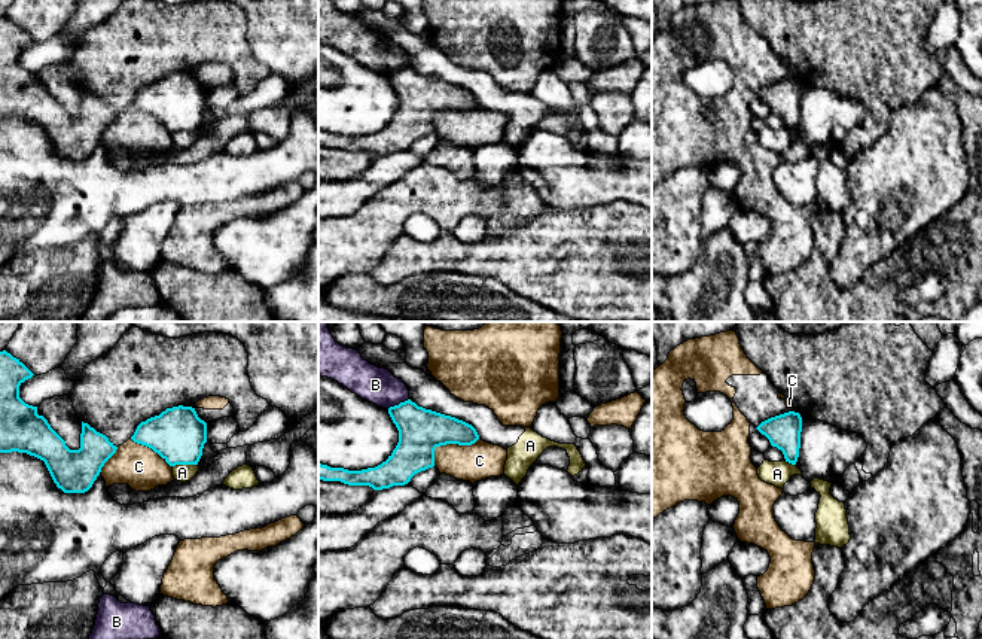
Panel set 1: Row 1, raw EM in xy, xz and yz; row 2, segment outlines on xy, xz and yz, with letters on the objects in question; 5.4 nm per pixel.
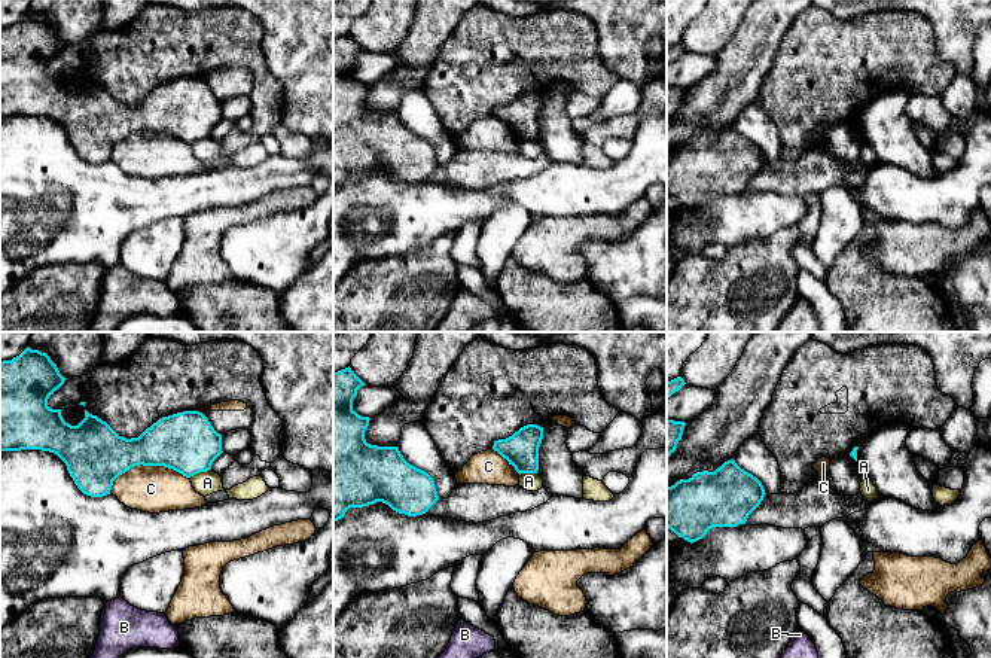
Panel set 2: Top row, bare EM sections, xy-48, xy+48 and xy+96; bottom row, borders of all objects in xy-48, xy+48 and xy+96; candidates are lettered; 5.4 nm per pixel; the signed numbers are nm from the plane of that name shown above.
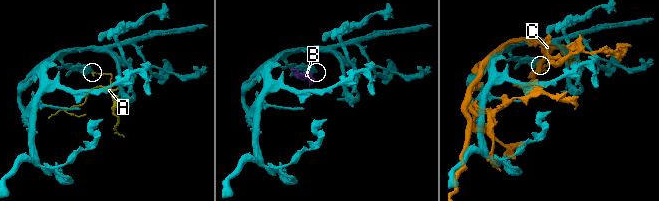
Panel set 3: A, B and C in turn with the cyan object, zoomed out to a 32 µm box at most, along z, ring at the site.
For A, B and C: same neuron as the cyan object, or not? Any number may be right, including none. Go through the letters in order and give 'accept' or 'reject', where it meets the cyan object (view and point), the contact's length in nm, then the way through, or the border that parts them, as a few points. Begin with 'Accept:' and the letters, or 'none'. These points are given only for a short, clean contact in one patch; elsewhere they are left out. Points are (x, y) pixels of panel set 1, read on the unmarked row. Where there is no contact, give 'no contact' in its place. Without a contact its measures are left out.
Accept: none
A: reject; meets cyan in xy at (185, 130); contact 140 nm long; border along xy (197, 130), (176, 130), (173, 133)
B: reject; meets cyan in xz at (399, 70); contact 130 nm long
C: reject; meets cyan in xz at (450, 109); contact 300 nm long

